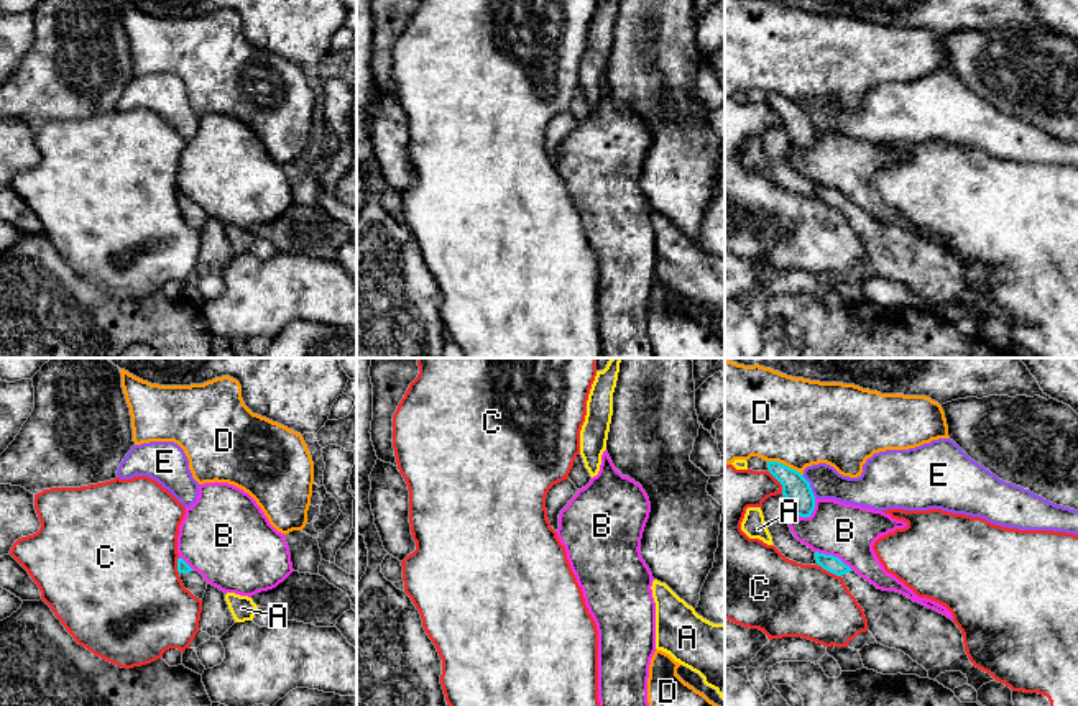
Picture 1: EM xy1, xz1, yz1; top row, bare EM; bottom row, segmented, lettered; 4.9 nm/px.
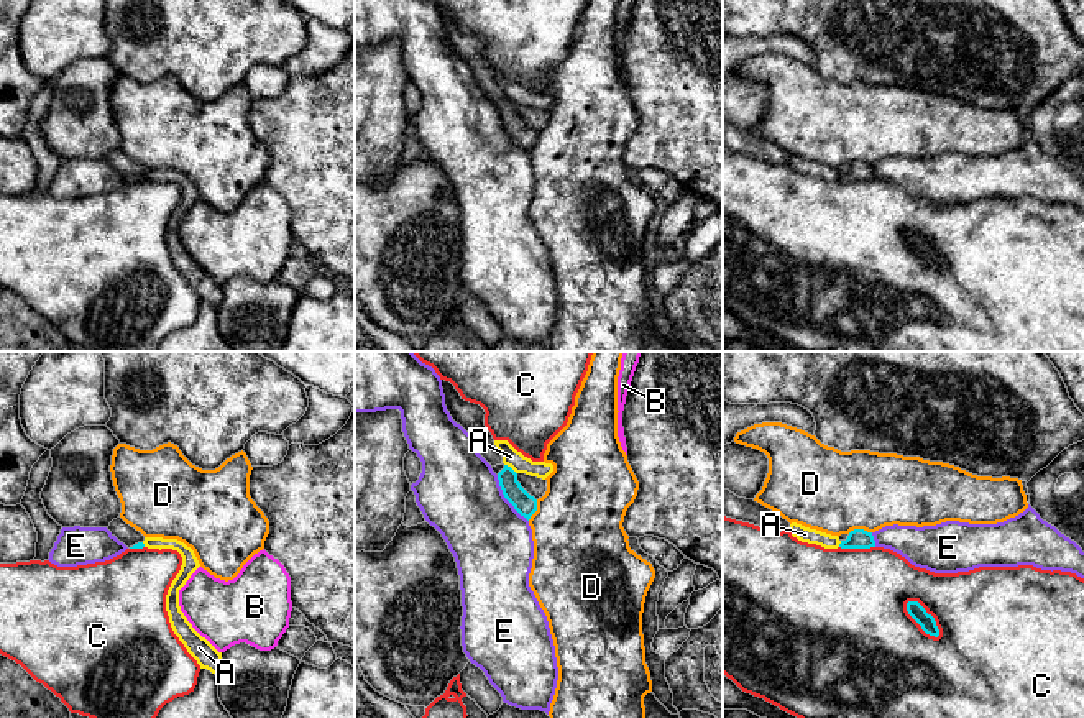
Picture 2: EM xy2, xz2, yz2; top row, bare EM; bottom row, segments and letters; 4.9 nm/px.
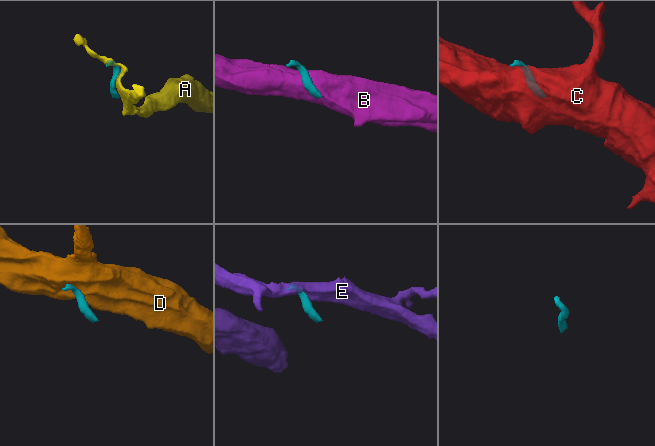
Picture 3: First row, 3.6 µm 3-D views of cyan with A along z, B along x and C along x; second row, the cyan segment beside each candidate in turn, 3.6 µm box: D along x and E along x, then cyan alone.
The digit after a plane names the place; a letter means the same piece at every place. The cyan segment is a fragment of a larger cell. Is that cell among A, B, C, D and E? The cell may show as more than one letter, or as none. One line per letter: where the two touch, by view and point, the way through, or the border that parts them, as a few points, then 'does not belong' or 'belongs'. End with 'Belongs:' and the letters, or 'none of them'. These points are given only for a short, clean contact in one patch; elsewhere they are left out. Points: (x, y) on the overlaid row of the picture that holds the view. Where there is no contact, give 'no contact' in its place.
A: meets cyan in xz2 at (511, 469); border along xz2 (505, 464), (516, 474); does not belong
B: meets cyan in yz1 at (809, 516); does not belong
C: meets cyan in yz2 at (915, 620); does not belong
D: meets cyan in yz1 at (784, 465); border along yz1 (768, 460), (778, 460), (802, 475); does not belong
E: meets cyan in xz2 at (505, 497); does not belong
Belongs: none of them

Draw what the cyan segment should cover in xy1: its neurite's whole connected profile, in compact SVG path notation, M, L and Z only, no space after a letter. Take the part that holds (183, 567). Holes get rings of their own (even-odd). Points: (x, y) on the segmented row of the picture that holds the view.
M177 558L177 571L186 589L202 601L207 581L199 571L194 571L182 558Z

